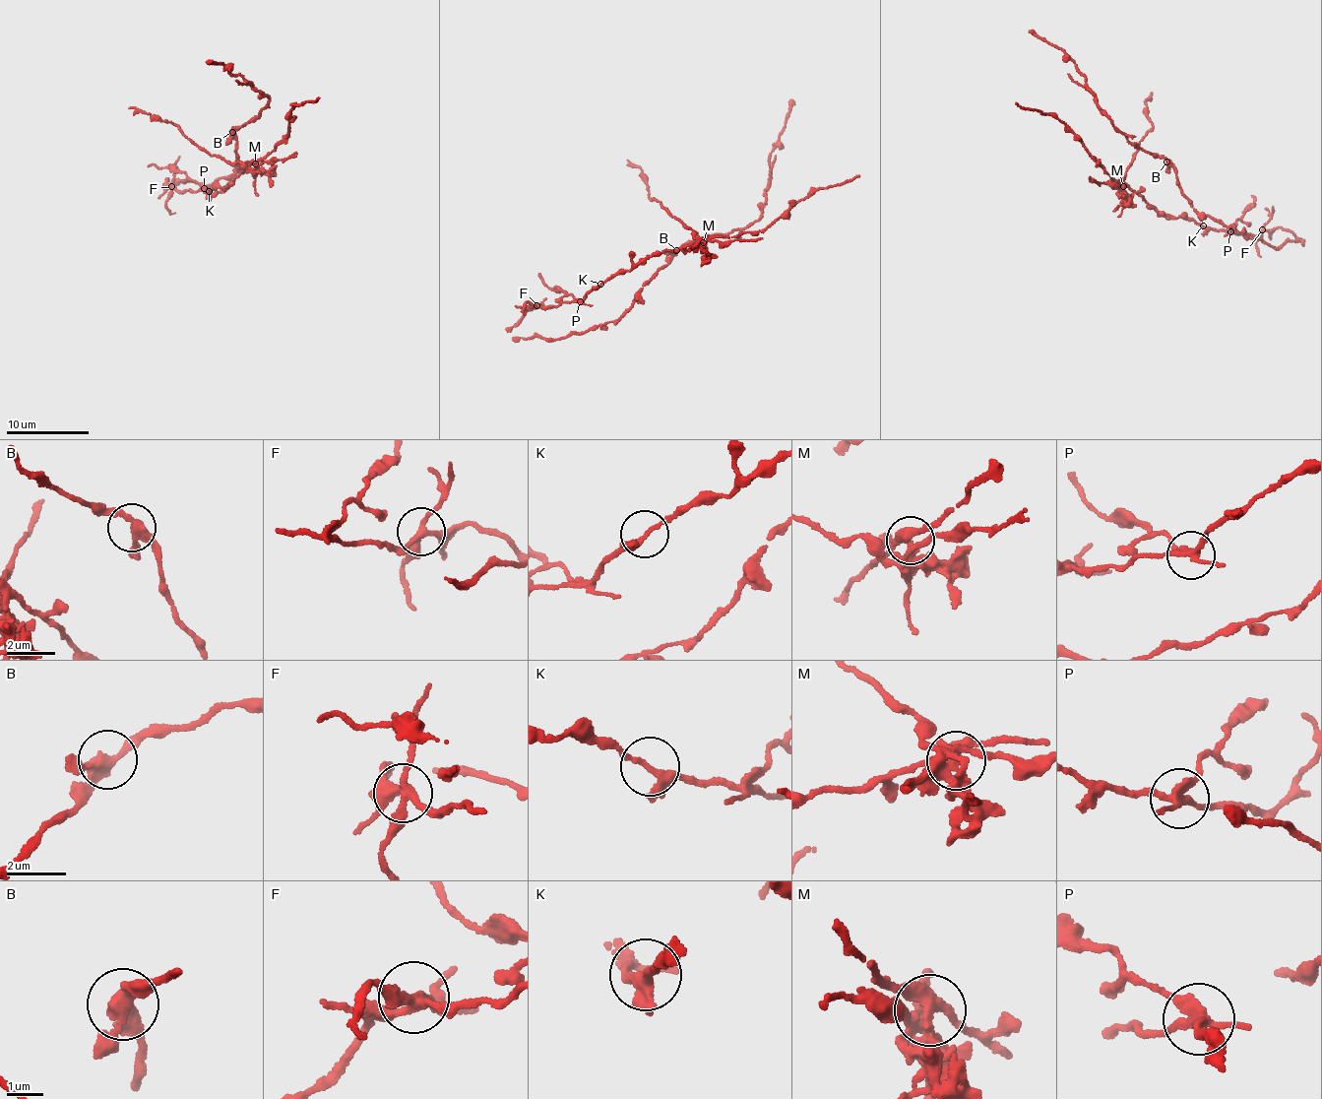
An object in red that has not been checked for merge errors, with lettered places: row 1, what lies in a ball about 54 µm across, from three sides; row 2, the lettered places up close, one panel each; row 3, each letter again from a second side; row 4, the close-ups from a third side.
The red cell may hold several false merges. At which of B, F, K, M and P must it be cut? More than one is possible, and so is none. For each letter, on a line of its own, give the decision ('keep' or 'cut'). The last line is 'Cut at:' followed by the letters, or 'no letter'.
B: keep
F: cut
K: keep
M: cut
P: cut
Cut at: F, M, P

